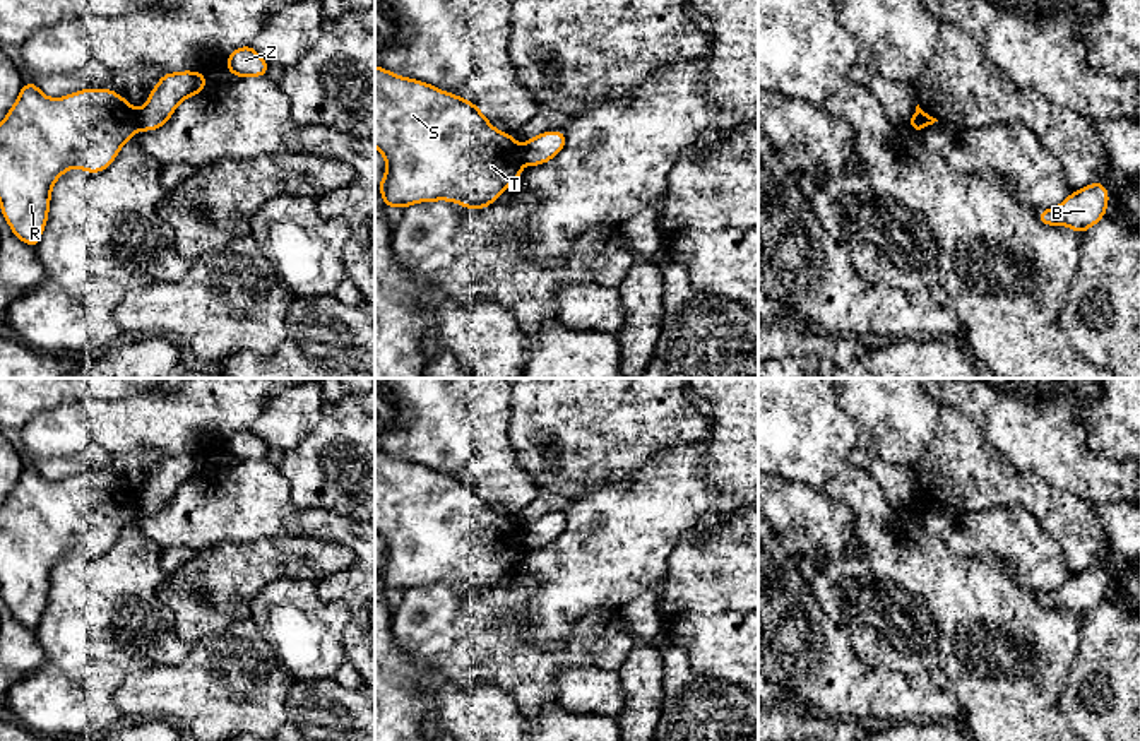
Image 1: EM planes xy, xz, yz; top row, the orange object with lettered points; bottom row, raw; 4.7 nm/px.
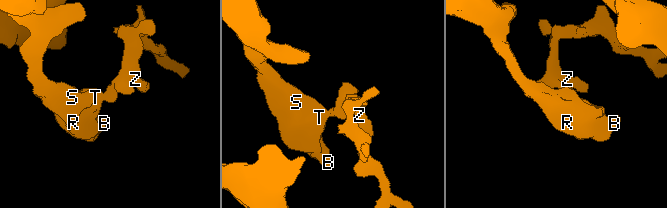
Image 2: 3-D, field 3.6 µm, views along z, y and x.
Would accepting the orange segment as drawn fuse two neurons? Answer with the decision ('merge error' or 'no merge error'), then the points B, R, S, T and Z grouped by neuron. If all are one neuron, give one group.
merge error | B R S T / Z

